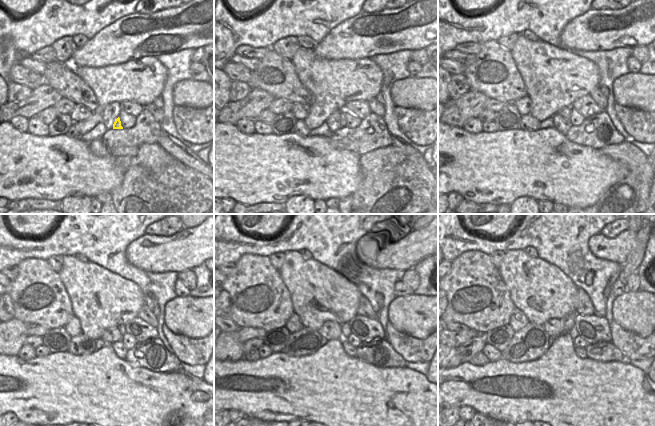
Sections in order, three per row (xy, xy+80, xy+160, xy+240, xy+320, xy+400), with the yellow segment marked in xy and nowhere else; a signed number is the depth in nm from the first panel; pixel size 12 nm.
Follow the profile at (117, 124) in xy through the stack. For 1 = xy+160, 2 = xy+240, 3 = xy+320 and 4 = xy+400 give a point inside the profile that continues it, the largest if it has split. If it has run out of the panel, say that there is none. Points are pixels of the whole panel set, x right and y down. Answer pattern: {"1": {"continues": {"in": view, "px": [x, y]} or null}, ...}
{"1": {"continues": {"in": "xy+160", "px": [565, 112]}}, "2": {"continues": {"in": "xy+240", "px": [111, 335]}}, "3": {"continues": {"in": "xy+320", "px": [331, 330]}}, "4": {"continues": {"in": "xy+400", "px": [554, 327]}}}

